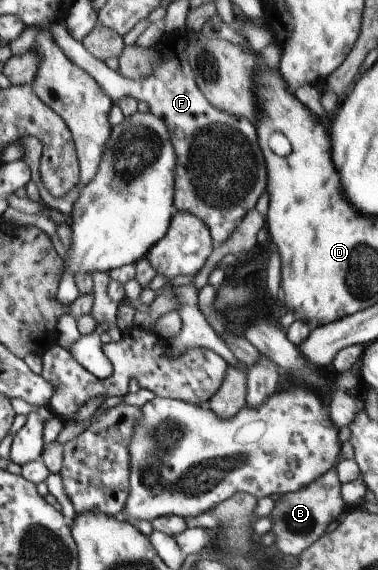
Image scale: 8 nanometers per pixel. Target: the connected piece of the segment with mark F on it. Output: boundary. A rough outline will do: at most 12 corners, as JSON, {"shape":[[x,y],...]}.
{"shape":[[62,20],[49,33],[113,104],[146,102],[176,157],[174,210],[213,246],[266,184],[255,126],[214,108],[184,57],[133,81]]}

